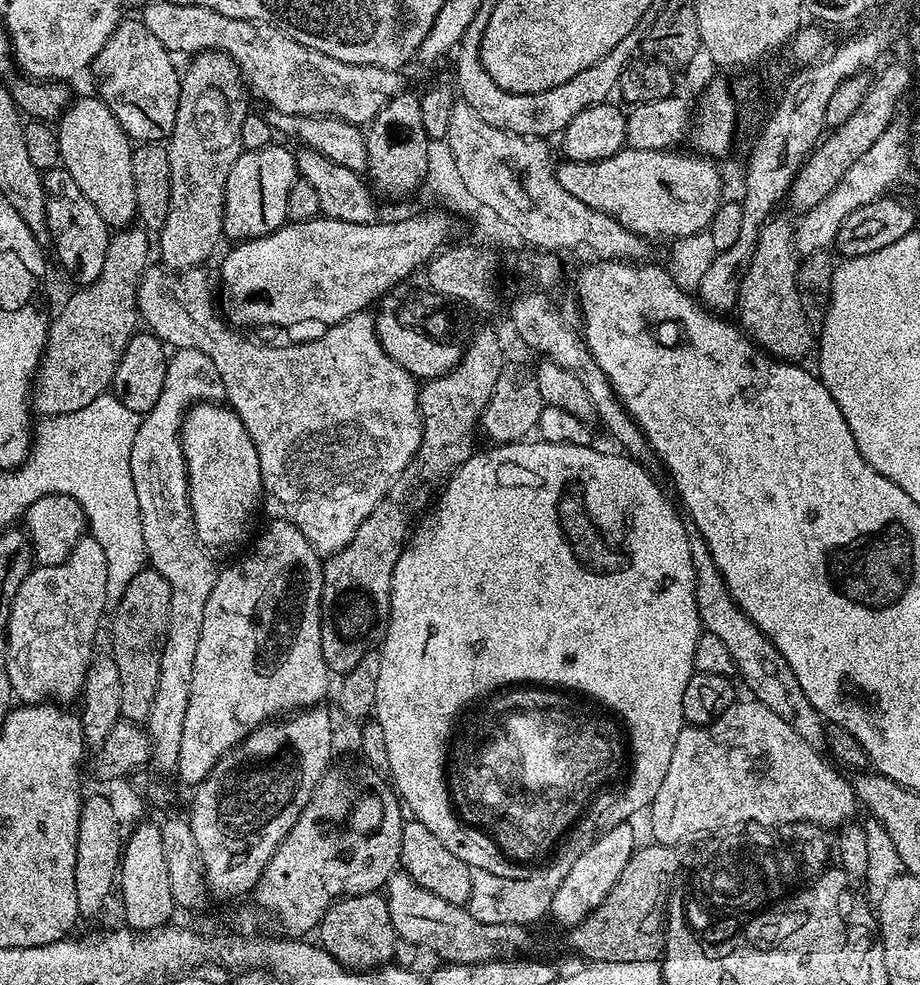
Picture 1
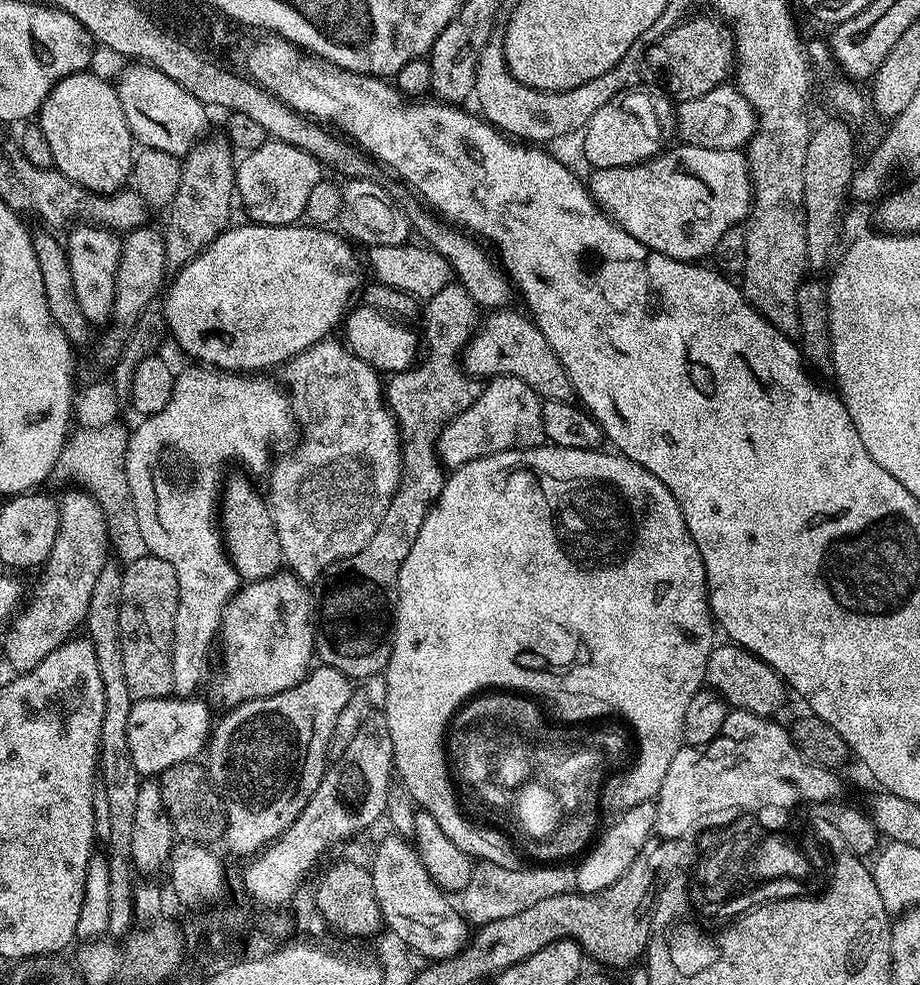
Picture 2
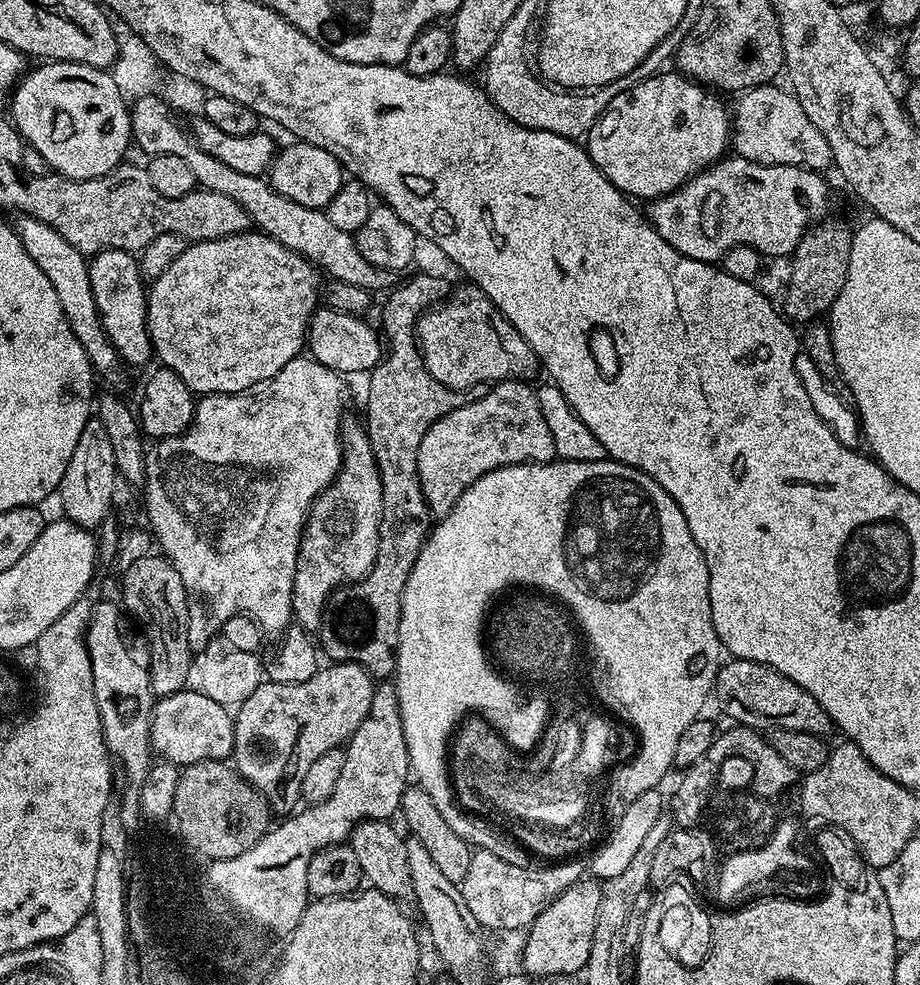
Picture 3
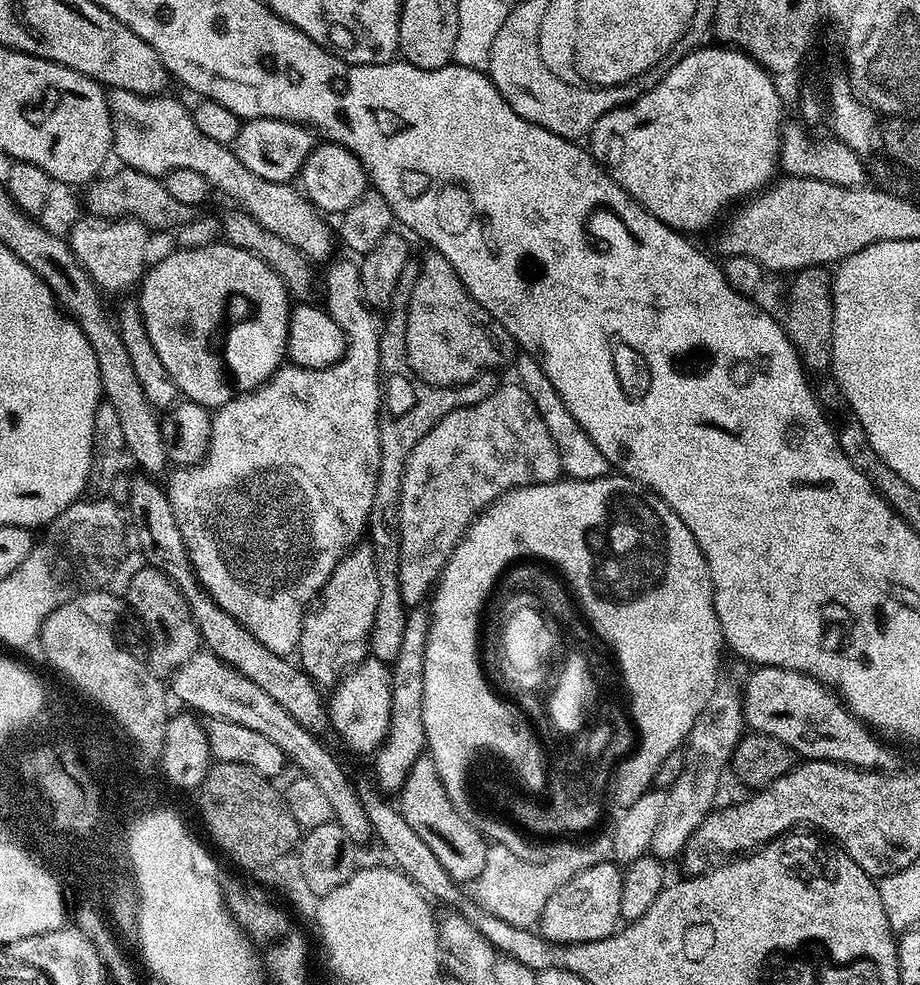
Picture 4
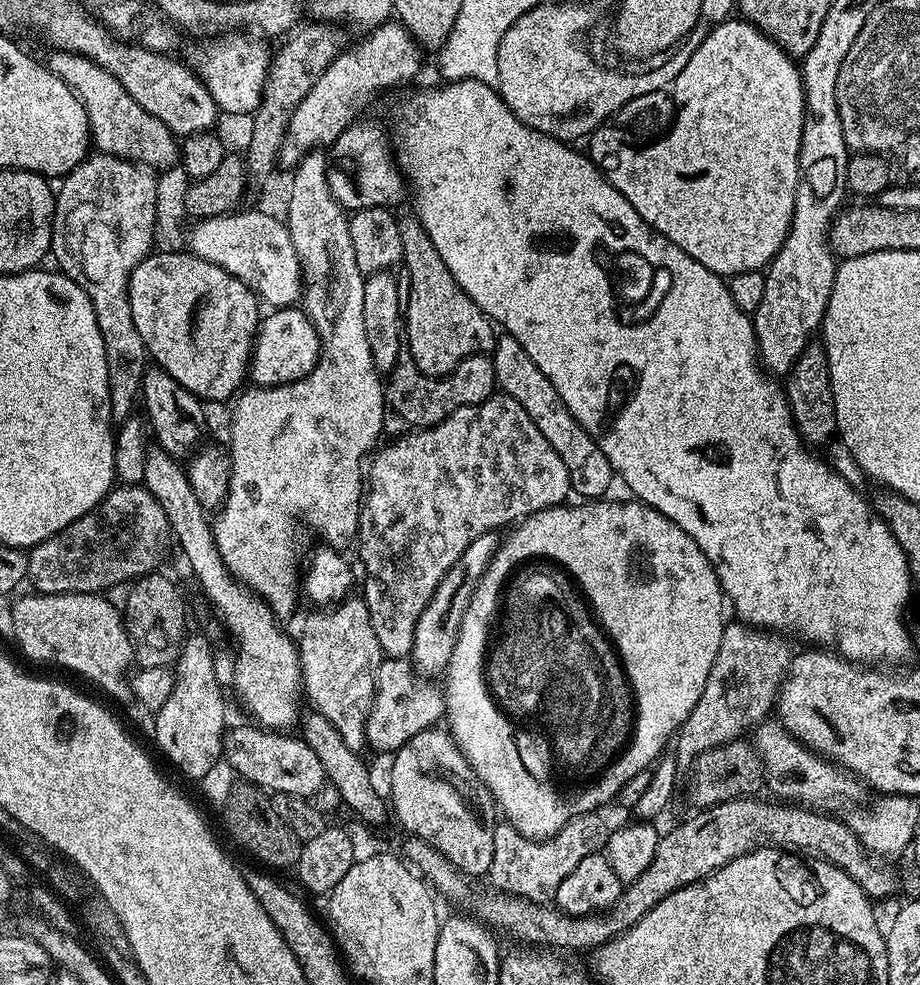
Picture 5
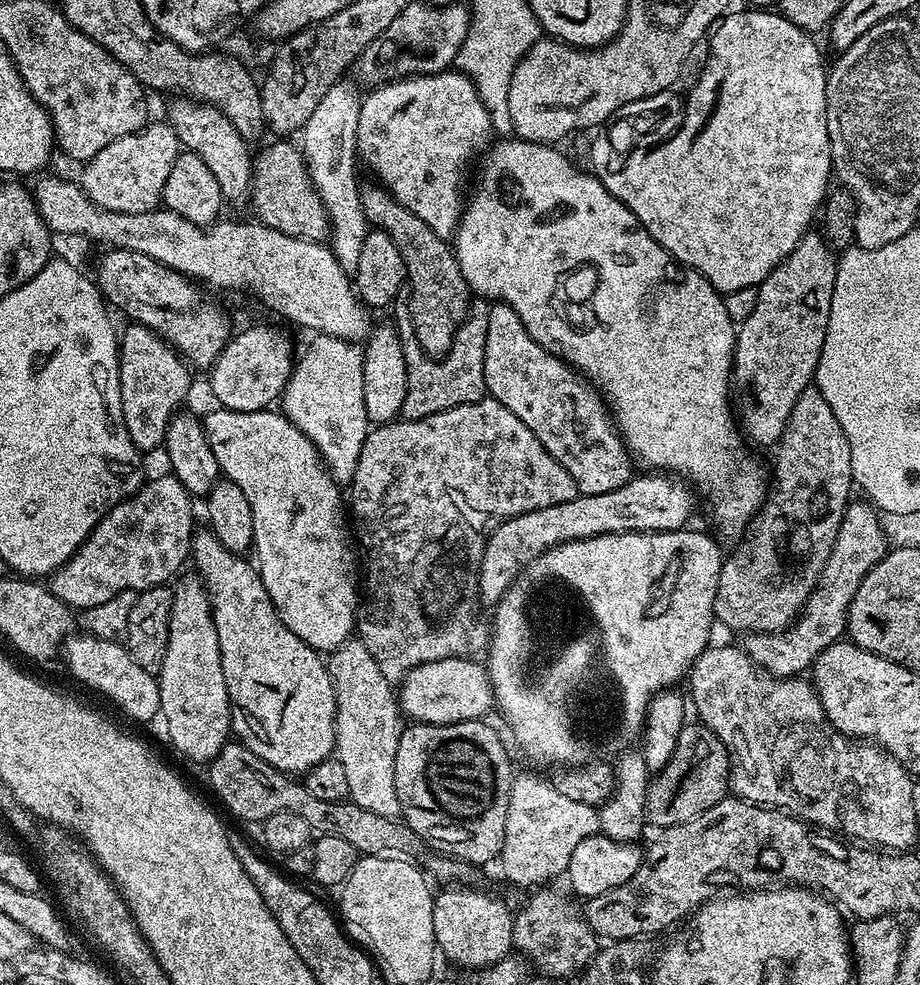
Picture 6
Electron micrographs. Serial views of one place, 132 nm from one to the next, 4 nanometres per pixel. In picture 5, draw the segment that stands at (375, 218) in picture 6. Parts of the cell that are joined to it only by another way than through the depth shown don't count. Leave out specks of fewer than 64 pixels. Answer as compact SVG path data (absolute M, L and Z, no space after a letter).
M415 218L400 220L402 234L402 268L410 274L410 290L406 293L406 307L402 312L402 327L406 337L406 352L412 357L416 368L427 376L449 376L467 356L479 356L491 353L498 339L497 329L493 321L488 319L484 311L454 282L450 270L446 270L446 262L442 262L442 254L434 250L434 242L426 234L420 221Z

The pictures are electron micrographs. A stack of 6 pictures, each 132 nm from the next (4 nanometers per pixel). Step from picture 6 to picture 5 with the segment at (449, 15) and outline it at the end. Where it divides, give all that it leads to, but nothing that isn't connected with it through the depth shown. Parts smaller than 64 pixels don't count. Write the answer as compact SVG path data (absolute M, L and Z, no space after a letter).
M380 24L365 36L368 36L365 40L358 41L356 45L353 43L337 54L334 62L326 66L322 78L314 82L310 94L302 98L298 110L294 110L280 147L278 164L281 169L295 169L307 152L327 149L336 141L338 134L342 134L342 130L354 123L361 115L360 110L379 92L396 88L399 84L408 84L419 74L425 53L403 24Z

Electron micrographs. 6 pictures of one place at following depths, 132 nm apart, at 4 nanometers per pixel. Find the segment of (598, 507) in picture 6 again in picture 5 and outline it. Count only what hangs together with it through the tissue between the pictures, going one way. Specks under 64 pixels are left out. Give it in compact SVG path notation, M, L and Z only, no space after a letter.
M496 532L478 534L466 550L462 550L462 558L446 570L442 582L438 582L438 590L426 602L426 610L422 610L418 618L418 626L414 626L414 642L410 659L412 667L425 678L436 678L447 673L450 654L454 652L454 642L458 638L458 630L462 626L462 614L466 614L466 606L470 606L470 598L476 589L476 583L482 578L482 574L492 561L492 555L499 548L501 537Z

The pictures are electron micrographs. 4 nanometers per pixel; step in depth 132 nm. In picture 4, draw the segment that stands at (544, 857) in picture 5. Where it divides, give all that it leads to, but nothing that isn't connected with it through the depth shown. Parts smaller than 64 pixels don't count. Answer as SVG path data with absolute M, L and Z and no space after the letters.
M604 830L593 840L584 840L581 844L564 842L553 856L545 860L528 860L527 855L519 856L506 850L506 846L489 843L486 850L486 866L482 866L482 874L474 881L476 900L481 909L498 918L502 922L510 922L510 926L535 929L540 922L542 910L546 910L546 902L550 902L554 890L558 886L566 886L574 874L582 874L582 870L590 870L590 866L598 866L613 859L612 847L614 838L611 831Z

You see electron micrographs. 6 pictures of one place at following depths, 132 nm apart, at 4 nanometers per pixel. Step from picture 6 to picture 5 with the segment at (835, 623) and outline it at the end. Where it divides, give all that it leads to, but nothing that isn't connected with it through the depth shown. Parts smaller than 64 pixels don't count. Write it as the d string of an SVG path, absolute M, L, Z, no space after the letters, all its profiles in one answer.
M743 622L725 623L722 630L722 642L718 642L718 654L714 658L714 666L710 666L710 678L706 678L706 686L702 690L702 698L698 698L698 706L686 718L674 740L674 755L677 769L691 769L693 760L700 753L728 744L731 740L739 740L744 731L753 729L773 711L776 694L794 655L794 648L787 644L783 635L763 628L754 628Z

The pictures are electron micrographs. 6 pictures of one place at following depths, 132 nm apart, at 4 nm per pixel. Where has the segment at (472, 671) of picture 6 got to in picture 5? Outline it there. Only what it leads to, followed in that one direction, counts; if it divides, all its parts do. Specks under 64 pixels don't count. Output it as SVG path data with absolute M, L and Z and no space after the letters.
M384 658L380 661L380 669L376 675L376 693L370 706L370 714L366 718L367 747L377 748L380 752L394 754L414 734L422 734L422 730L439 725L444 710L444 693L436 688L431 679L425 678L412 667L408 658Z

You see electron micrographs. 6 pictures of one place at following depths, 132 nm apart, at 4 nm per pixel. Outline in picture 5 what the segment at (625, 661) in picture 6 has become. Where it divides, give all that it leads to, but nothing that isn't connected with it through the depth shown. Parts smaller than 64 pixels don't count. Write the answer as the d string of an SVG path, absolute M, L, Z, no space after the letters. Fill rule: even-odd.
M596 498L591 502L544 508L532 516L525 516L509 531L513 532L508 537L505 535L501 539L492 561L476 583L470 606L466 606L466 614L462 614L462 626L454 642L454 652L450 654L448 671L443 677L447 731L451 732L453 740L468 759L468 765L480 779L487 795L489 792L496 799L497 806L504 811L503 819L531 840L546 840L568 824L571 817L596 811L604 792L616 792L616 776L612 776L612 768L620 768L620 764L624 764L624 781L636 780L641 775L640 764L651 765L667 749L664 748L667 744L669 747L694 706L698 706L706 678L710 678L710 666L714 666L714 658L718 654L718 642L722 642L726 597L706 554L702 554L694 538L690 538L690 534L683 532L678 525L670 522L670 518L649 504L639 503L632 498L608 499ZM532 552L548 552L548 556L560 556L564 564L572 564L572 572L576 572L576 576L584 580L584 588L592 592L592 600L596 600L596 608L600 608L604 624L608 624L608 628L612 628L612 636L620 640L620 648L624 648L624 660L628 660L628 672L632 672L632 680L636 680L636 692L640 692L640 728L636 734L636 743L629 743L607 771L603 772L602 777L592 781L591 787L580 792L580 796L556 796L556 792L552 792L552 784L548 784L548 772L540 768L540 760L532 764L532 760L520 760L520 756L516 756L512 732L508 732L508 724L500 720L500 708L488 704L488 698L484 696L484 684L480 684L481 641L484 641L481 633L485 629L488 608L493 605L496 588L504 577L504 560L519 560L520 556L532 555Z

